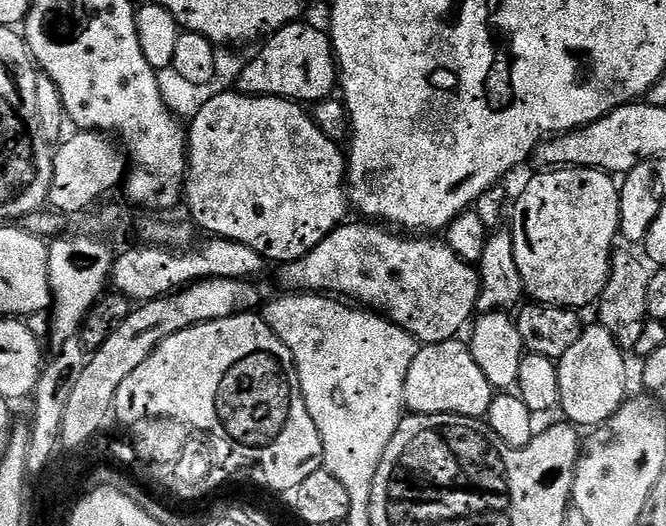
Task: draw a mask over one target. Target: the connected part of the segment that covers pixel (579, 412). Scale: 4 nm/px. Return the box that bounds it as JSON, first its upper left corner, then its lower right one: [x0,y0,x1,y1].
[556,322,628,428]

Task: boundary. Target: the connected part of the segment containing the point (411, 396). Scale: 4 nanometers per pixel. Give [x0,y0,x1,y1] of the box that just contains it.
[404,338,494,417]

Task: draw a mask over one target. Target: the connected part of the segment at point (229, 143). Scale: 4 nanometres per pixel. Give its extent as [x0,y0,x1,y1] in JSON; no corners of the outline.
[183,90,350,266]

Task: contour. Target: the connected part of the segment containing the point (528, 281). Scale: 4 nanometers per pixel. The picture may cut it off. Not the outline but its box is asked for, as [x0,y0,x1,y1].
[510,168,620,310]

